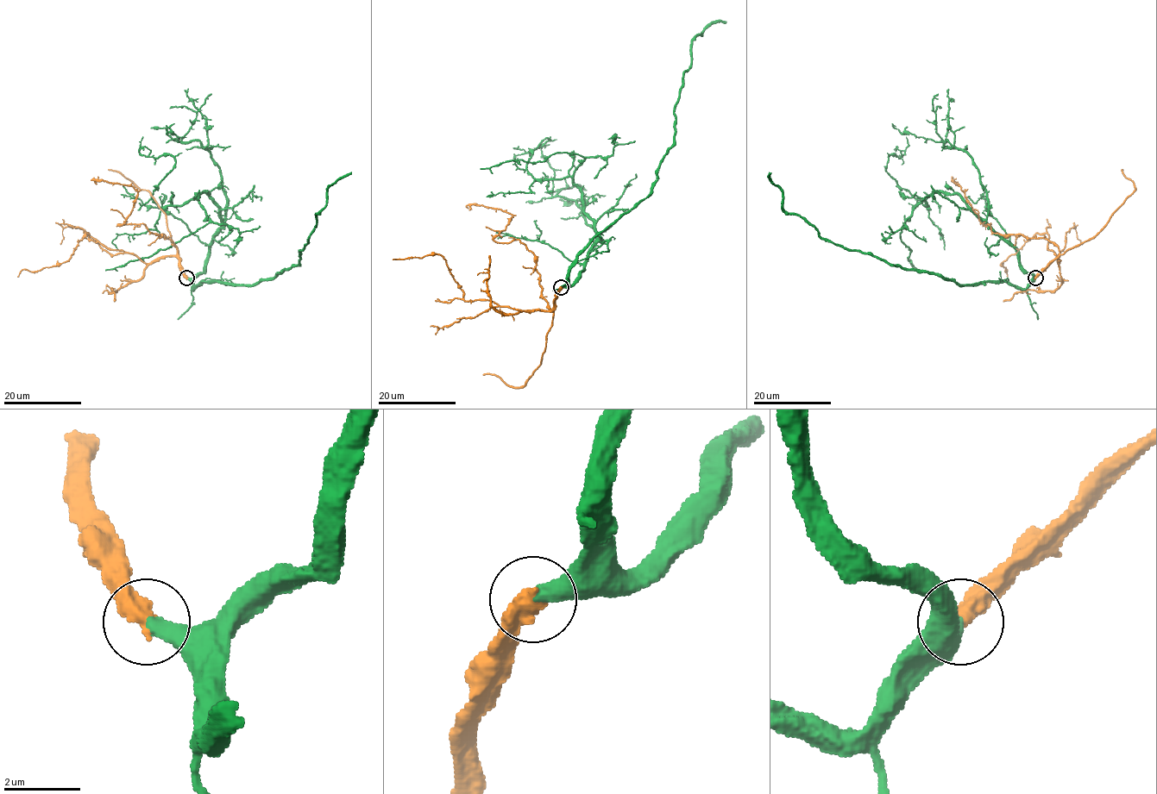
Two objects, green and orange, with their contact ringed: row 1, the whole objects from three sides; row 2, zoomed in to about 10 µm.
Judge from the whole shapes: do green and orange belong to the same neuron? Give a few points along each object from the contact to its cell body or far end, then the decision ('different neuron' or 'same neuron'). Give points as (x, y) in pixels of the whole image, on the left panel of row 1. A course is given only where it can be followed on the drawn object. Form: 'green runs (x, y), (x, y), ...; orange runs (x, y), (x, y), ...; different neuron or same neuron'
green runs (185, 278), (193, 289), (200, 282), (255, 285), (294, 266), (325, 205), (326, 189), (350, 171); orange runs (185, 278), (177, 249), (165, 235), (143, 224), (119, 224), (137, 192), (93, 178); same neuron

